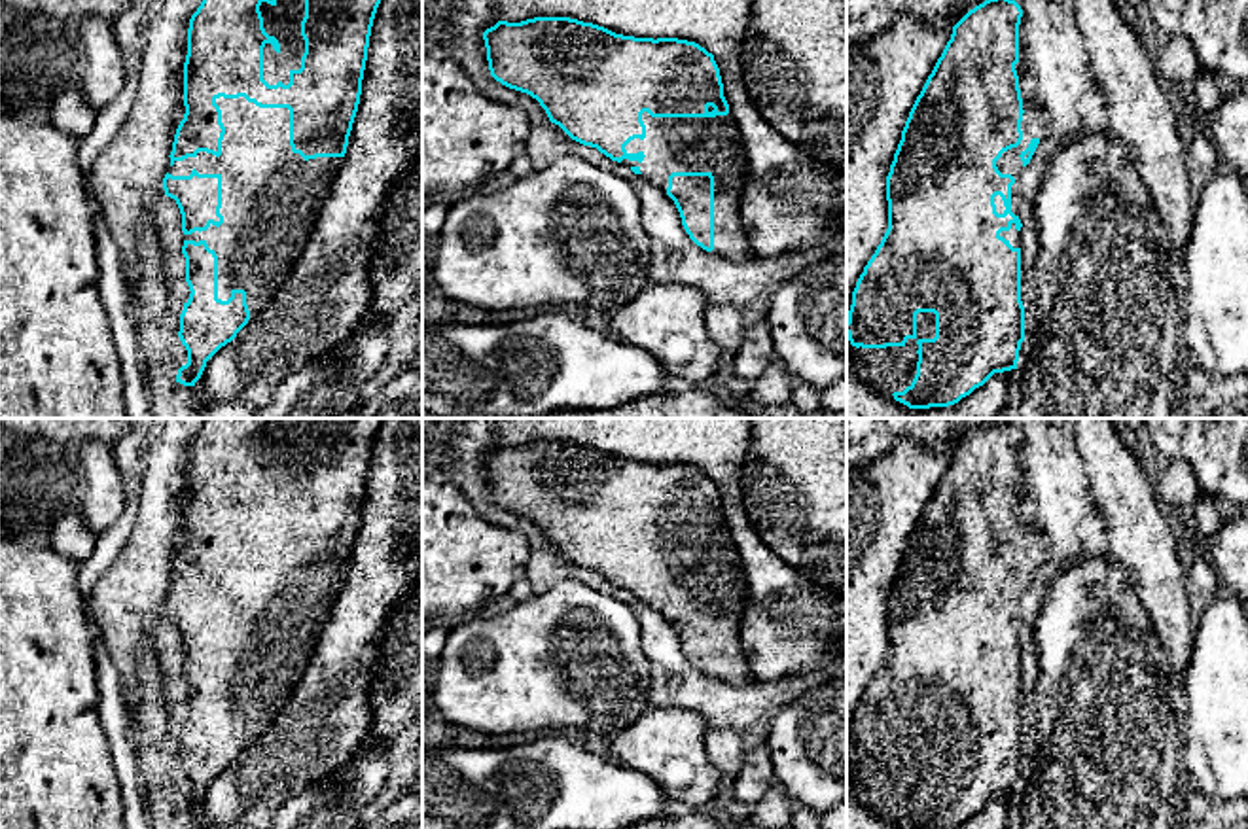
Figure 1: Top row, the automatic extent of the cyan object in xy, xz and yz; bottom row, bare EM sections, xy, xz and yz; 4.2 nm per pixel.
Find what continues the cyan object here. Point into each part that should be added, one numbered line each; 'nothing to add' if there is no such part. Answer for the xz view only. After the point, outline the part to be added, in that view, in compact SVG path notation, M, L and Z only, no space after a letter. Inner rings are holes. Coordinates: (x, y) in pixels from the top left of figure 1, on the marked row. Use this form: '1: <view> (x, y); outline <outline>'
1: xz (673, 144); outline M642 114L646 138L631 140L627 153L642 151L642 163L623 159L627 167L638 167L642 176L667 191L672 172L710 172L714 176L714 254L727 259L748 259L754 256L740 221L740 199L748 178L744 146L733 117L651 117Z

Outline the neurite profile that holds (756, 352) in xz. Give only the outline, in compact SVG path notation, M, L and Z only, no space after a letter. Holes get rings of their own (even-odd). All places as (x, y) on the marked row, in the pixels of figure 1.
M761 318L746 327L744 341L735 352L735 373L756 380L773 362L776 362L776 356L771 326L767 318Z

